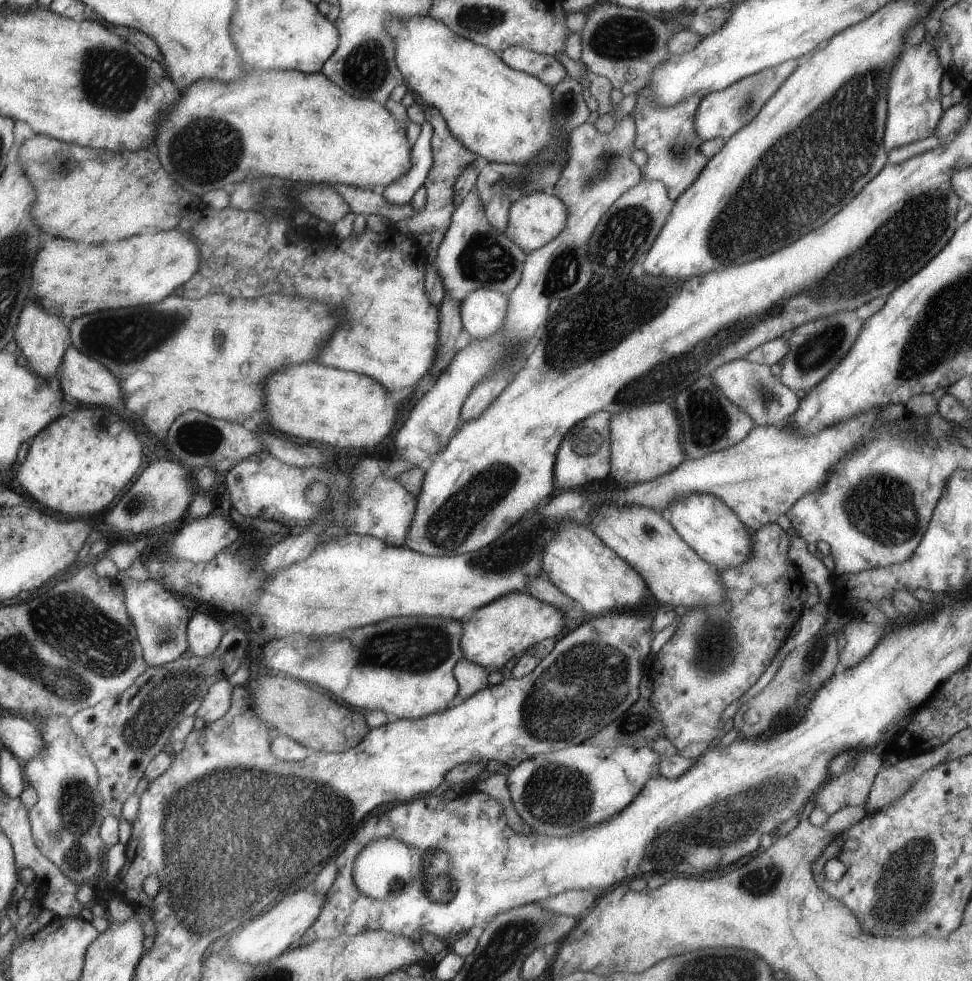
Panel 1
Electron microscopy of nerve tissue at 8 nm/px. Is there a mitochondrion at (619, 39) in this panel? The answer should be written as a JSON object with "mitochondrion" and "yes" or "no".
{"mitochondrion":"yes"}

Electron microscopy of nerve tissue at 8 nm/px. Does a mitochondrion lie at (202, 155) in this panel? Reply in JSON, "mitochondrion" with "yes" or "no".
{"mitochondrion":"yes"}

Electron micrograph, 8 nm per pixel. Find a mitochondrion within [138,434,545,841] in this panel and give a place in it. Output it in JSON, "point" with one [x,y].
{"point":[462,513]}

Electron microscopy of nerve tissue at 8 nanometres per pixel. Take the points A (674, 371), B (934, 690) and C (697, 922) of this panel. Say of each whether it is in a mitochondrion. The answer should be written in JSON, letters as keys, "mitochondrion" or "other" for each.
{"A":"mitochondrion","B":"other","C":"other"}

